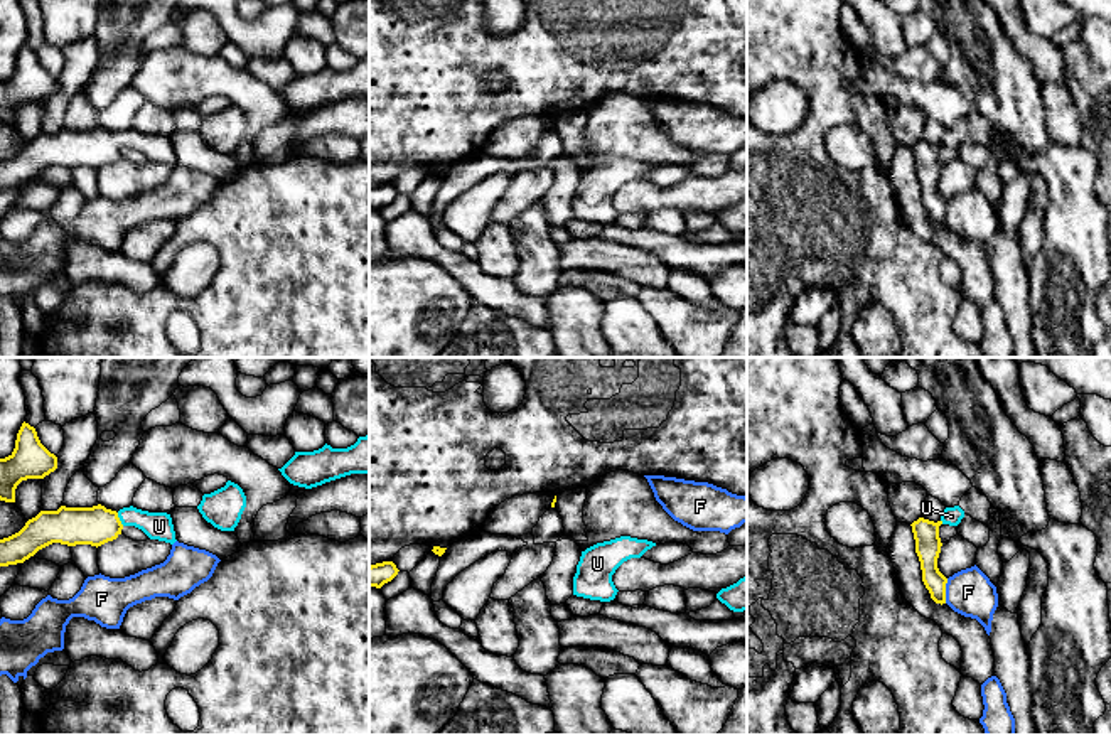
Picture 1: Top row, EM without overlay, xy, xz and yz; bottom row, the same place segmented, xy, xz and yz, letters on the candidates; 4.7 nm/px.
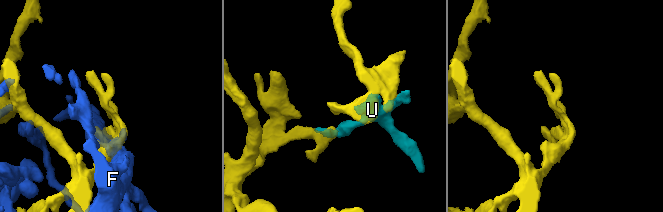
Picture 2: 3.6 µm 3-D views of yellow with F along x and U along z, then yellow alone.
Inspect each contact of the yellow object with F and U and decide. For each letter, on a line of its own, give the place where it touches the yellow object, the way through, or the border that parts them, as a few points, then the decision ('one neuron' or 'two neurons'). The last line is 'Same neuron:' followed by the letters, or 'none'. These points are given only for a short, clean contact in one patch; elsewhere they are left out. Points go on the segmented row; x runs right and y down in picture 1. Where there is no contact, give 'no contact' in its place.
F: yz (944, 590) | two neurons
U: xy (118, 520) | across xy (96, 525), (108, 525), (118, 520), (144, 520), (159, 526) | one neuron
Same neuron: U

